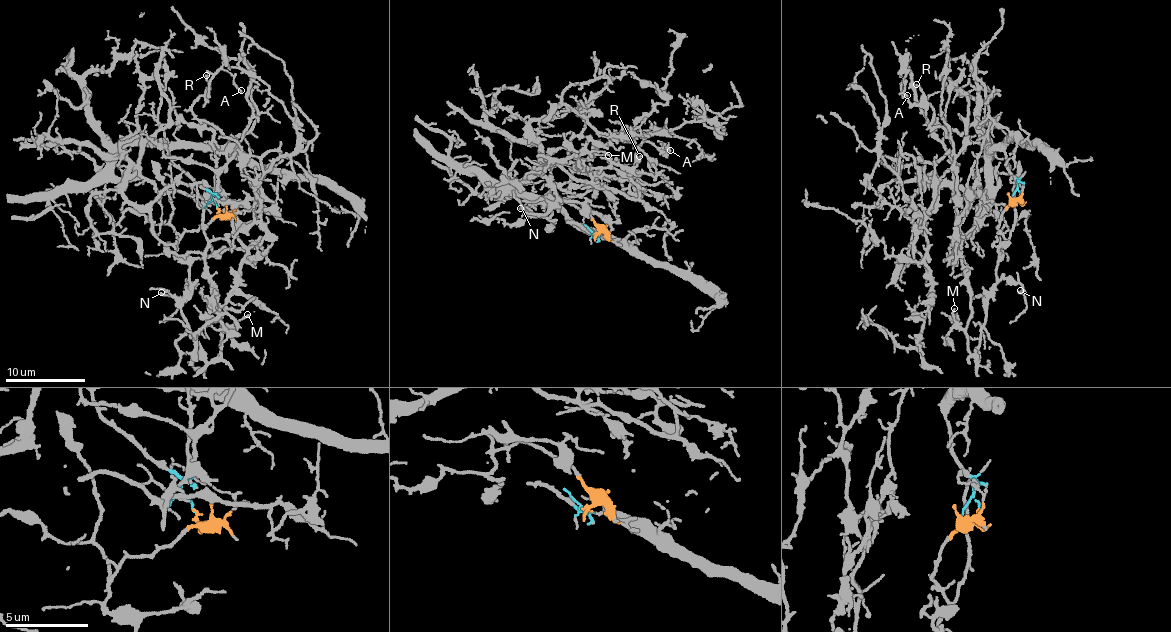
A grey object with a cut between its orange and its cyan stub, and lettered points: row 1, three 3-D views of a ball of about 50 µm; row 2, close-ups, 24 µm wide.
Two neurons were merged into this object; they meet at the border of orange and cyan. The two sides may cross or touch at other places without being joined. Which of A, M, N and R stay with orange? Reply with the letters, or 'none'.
A, M, N, R

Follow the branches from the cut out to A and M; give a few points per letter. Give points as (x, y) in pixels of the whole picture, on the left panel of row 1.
A: (218, 209), (176, 252), (209, 362), (203, 208), (237, 145), (191, 106), (220, 69), (241, 91)
M: (218, 209), (221, 218), (177, 243), (189, 265), (180, 314), (209, 362), (221, 355), (223, 332), (248, 315)

